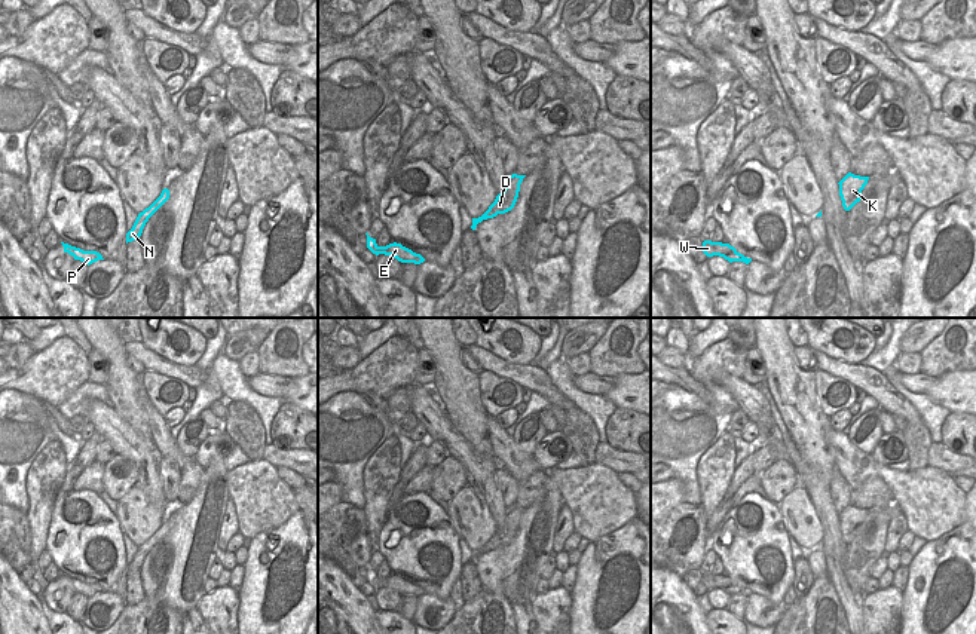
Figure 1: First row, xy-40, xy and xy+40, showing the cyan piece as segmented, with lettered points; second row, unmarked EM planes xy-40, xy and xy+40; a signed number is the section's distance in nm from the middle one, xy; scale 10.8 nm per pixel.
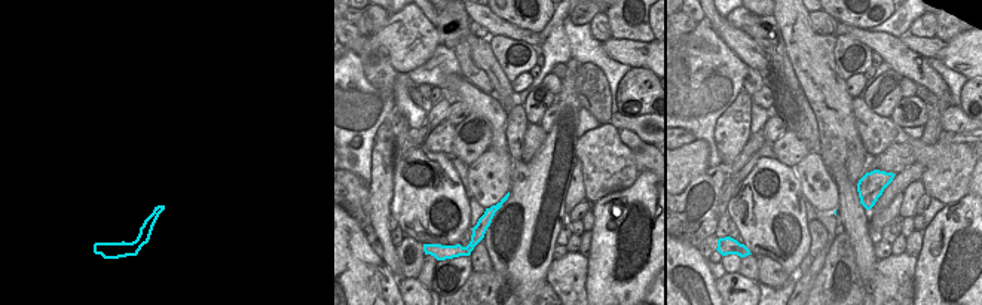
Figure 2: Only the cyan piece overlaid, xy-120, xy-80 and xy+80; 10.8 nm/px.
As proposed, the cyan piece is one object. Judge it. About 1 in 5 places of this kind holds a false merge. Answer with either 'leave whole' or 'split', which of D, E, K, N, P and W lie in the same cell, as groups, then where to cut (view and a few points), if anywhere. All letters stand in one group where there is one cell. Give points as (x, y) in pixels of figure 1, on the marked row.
leave whole; groups D E K N P W; cut none

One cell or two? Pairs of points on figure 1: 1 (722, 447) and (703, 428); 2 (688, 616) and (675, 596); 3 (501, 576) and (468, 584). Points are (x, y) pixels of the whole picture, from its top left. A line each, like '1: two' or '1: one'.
1: two
2: one
3: two

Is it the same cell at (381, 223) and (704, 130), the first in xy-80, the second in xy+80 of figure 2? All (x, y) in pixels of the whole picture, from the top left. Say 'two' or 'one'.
two

